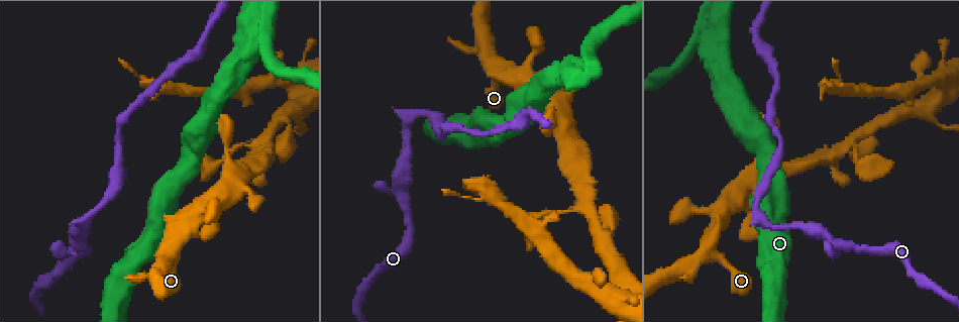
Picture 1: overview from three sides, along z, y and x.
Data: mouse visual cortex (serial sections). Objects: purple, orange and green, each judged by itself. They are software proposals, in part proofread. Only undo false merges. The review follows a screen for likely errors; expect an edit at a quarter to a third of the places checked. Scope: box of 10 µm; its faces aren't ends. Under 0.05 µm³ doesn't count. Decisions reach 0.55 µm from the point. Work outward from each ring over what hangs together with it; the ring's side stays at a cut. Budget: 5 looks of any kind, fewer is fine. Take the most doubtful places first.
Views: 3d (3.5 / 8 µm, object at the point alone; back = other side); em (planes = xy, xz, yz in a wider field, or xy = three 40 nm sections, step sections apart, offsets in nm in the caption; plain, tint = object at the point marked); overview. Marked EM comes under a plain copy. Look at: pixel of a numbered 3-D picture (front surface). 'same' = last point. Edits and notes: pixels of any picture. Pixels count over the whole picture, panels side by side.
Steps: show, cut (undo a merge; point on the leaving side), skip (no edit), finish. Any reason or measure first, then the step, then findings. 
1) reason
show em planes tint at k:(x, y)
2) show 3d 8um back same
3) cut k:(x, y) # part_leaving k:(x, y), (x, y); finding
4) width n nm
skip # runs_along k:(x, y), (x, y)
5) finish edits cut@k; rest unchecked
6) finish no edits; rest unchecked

looks like a crossing
show 3d 8um back at 1:(254, 33)

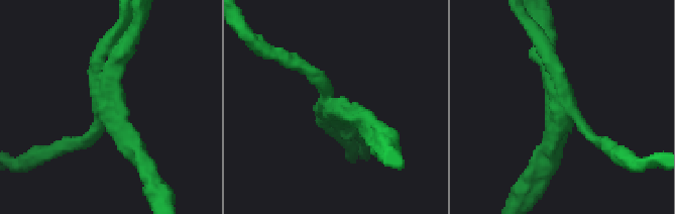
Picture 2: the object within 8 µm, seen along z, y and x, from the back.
show 3d 3.5um same

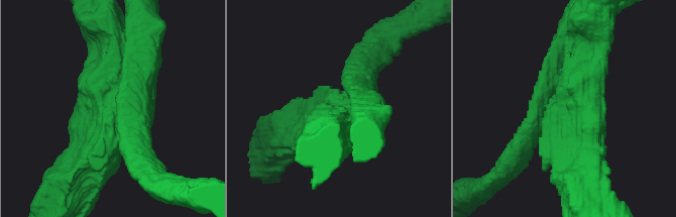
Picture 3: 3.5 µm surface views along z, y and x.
shape alone is not enough
show em xy step 1 tint at 3:(576, 106)

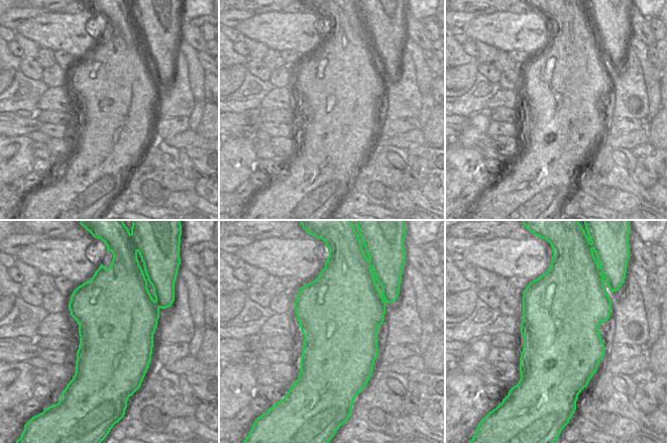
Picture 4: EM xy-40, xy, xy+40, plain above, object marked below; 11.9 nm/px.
width 1000 nm
skip # runs_along 3:(305, 131), (370, 98), (360, 72); one cell here

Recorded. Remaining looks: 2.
branch point
show 3d 3.5um at 1:(837, 243)

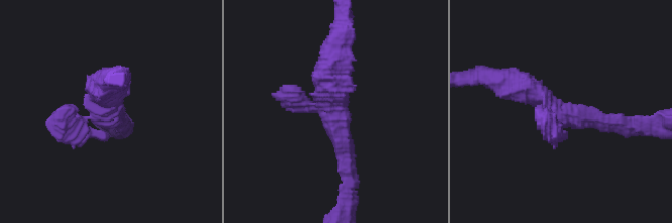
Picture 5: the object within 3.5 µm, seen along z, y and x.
show em xy step 3 tint at 5:(558, 111)

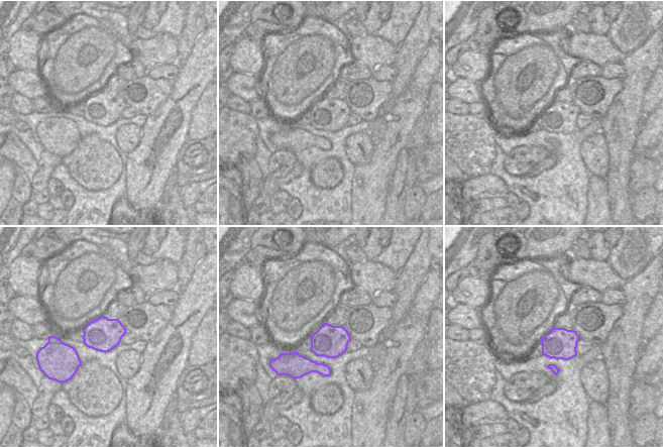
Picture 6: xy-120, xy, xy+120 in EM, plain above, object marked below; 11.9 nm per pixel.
cut 5:(540, 121) # part_leaving 5:(87, 128), (68, 128), (49, 118); a second cell is stuck on

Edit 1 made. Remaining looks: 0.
finish edits cut@5; rest unchecked

